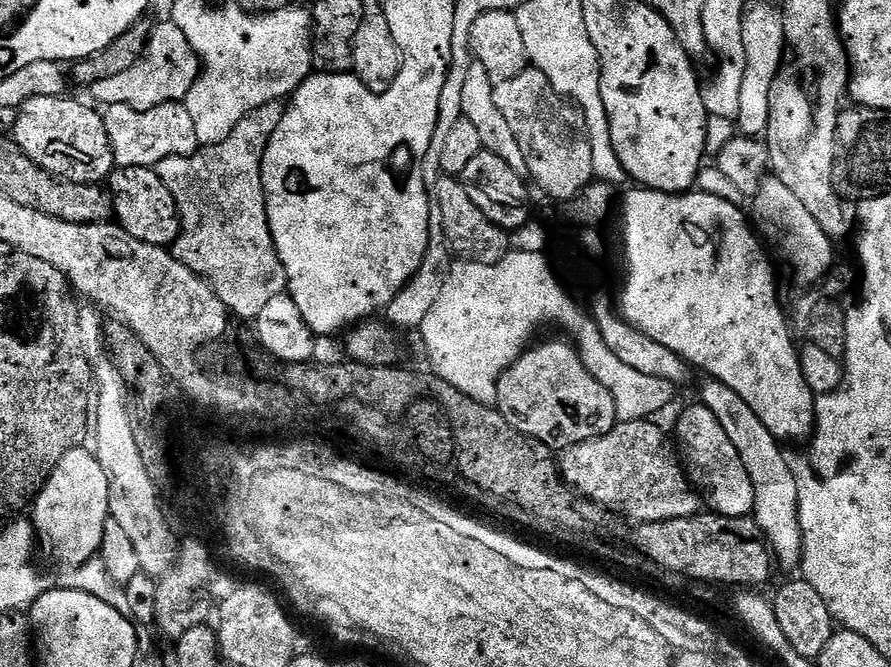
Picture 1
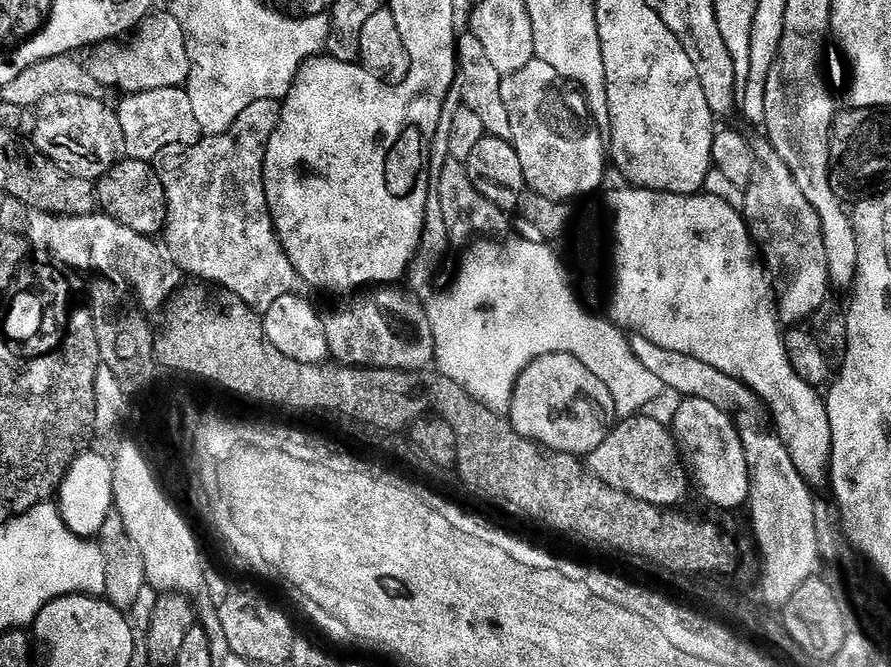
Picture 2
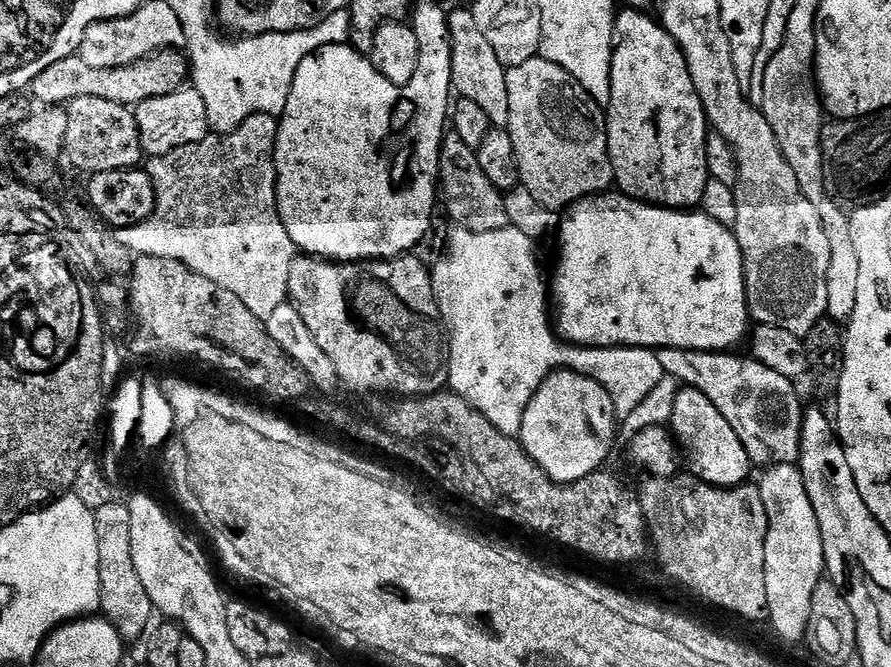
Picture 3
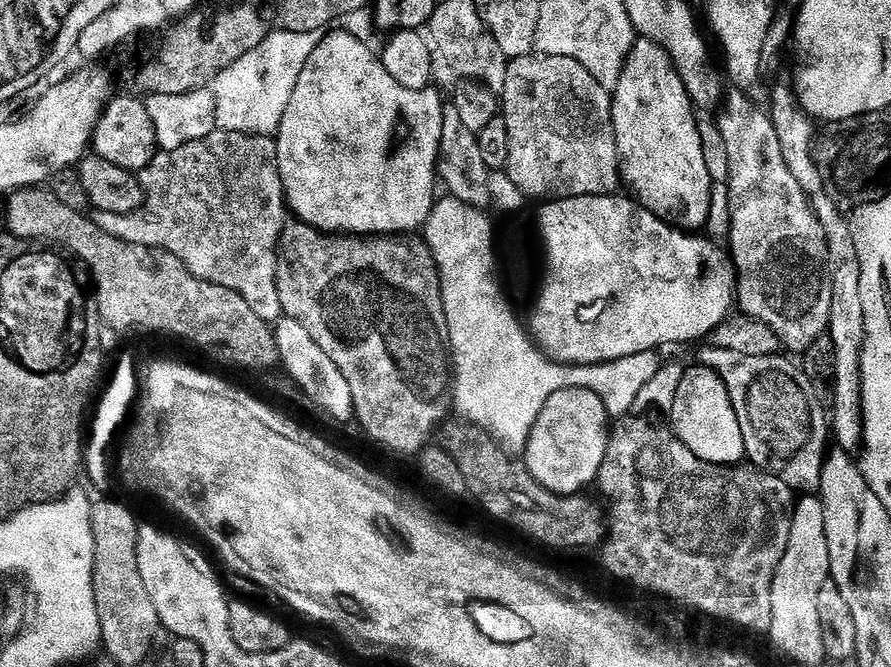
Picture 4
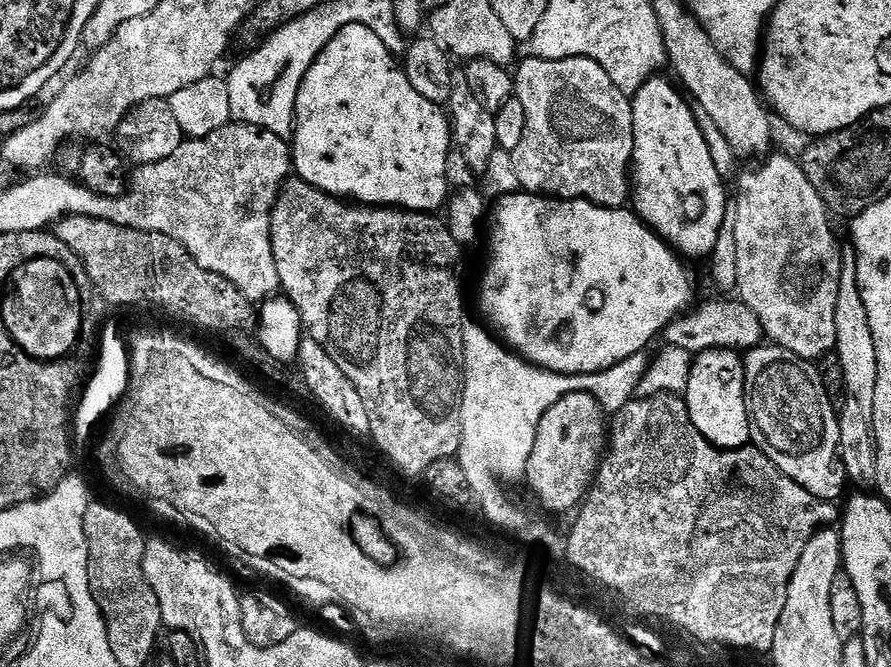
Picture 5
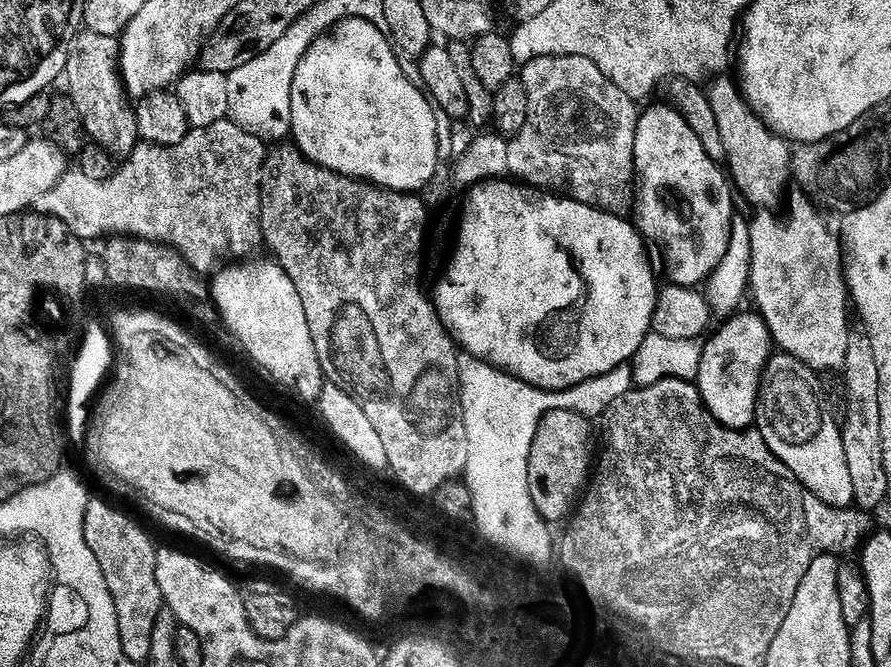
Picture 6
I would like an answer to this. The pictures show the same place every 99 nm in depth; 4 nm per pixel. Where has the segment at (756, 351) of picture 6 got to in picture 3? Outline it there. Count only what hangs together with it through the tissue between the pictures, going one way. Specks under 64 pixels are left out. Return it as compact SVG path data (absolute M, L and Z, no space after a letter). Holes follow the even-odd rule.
M684 386L679 389L674 398L670 431L683 455L684 452L688 455L691 475L697 480L713 484L716 488L734 488L749 479L748 471L753 471L754 465L748 459L738 434L734 434L734 426L718 414L718 406L714 406L714 402L710 402L710 398L697 388Z

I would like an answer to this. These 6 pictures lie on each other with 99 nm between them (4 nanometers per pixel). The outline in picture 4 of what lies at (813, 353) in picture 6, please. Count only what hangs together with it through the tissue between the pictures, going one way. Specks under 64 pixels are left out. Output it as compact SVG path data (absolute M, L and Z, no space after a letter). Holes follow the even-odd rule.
M735 86L729 89L720 104L720 113L715 113L714 119L722 134L722 142L726 144L728 159L726 191L728 220L732 223L728 228L728 240L732 243L730 263L734 269L734 296L743 315L766 322L789 353L803 354L819 336L827 333L830 322L832 281L822 222L818 222L808 196L802 186L798 186L794 174L790 174L786 158L782 158L782 146L778 143L778 132L774 130L771 115L765 109L763 112L754 101L747 100L741 89Z

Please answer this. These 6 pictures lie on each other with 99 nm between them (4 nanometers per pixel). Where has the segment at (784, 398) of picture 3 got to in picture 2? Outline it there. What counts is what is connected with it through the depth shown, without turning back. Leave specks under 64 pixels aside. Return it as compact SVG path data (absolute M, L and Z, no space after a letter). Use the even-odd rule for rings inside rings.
M632 336L632 349L638 354L638 362L653 372L665 388L676 390L682 398L697 396L706 402L714 402L714 406L732 410L737 404L742 411L748 412L757 407L758 396L753 389L740 380L722 374L722 370L714 370L714 366L706 366L706 362L698 362L698 358L690 358L690 354L674 354L674 350L662 350L662 346L654 346L654 342L646 342L646 338Z

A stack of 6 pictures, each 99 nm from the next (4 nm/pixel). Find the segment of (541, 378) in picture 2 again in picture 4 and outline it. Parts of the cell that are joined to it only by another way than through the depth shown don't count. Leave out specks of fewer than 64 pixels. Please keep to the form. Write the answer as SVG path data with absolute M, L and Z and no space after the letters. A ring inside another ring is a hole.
M581 388L558 390L552 395L550 402L542 406L538 420L534 422L534 428L530 430L528 444L522 453L522 463L529 474L546 490L559 496L574 496L583 493L587 489L584 488L587 484L597 483L600 467L606 458L609 435L610 417L602 398L598 398L598 394Z

